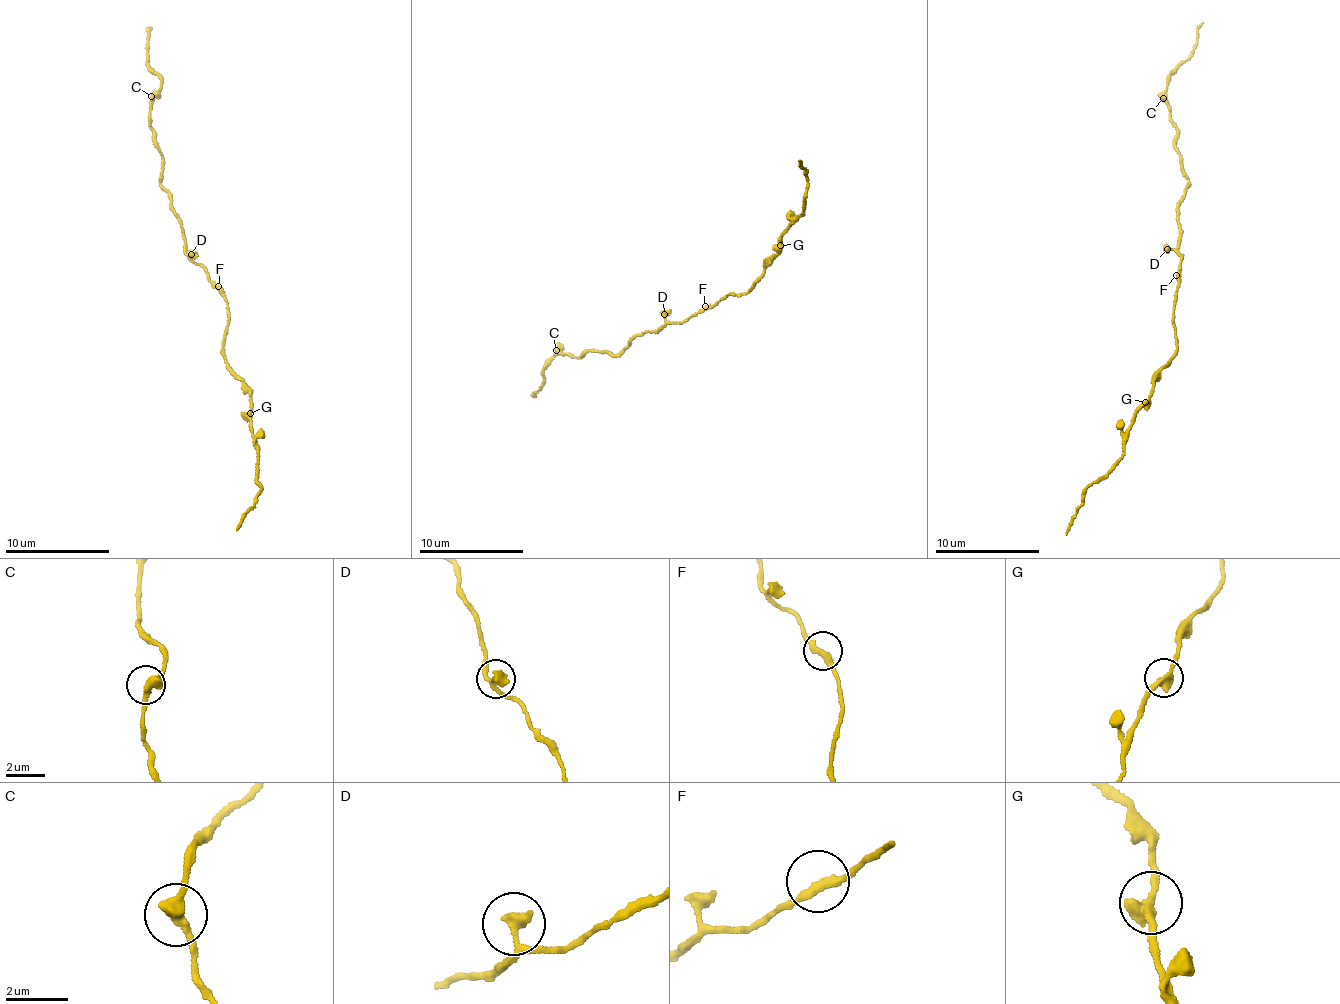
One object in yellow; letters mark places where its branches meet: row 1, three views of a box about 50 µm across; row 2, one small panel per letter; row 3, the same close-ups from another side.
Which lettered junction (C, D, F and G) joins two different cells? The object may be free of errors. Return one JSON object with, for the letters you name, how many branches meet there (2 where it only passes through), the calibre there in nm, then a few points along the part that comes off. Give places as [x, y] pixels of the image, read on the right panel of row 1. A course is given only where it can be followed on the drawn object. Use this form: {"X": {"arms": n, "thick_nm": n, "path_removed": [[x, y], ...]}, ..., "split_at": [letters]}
{"split_at": []}

